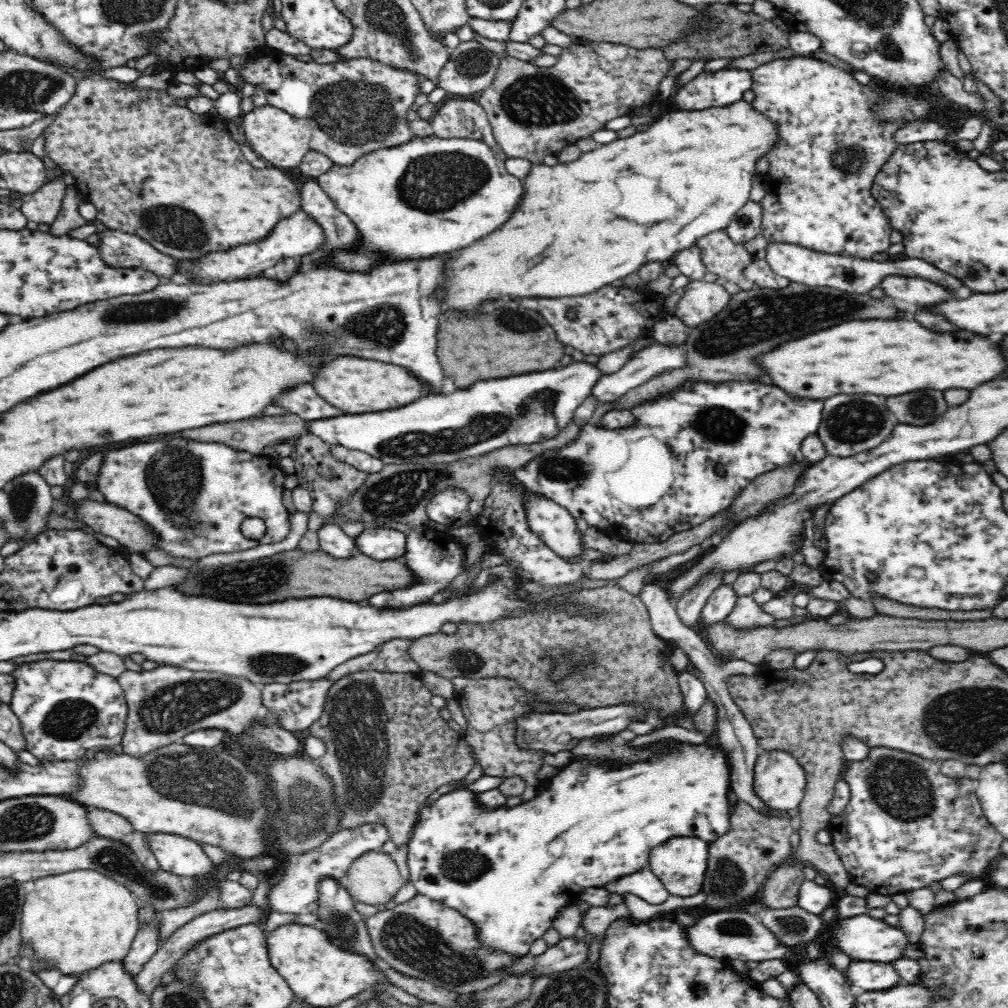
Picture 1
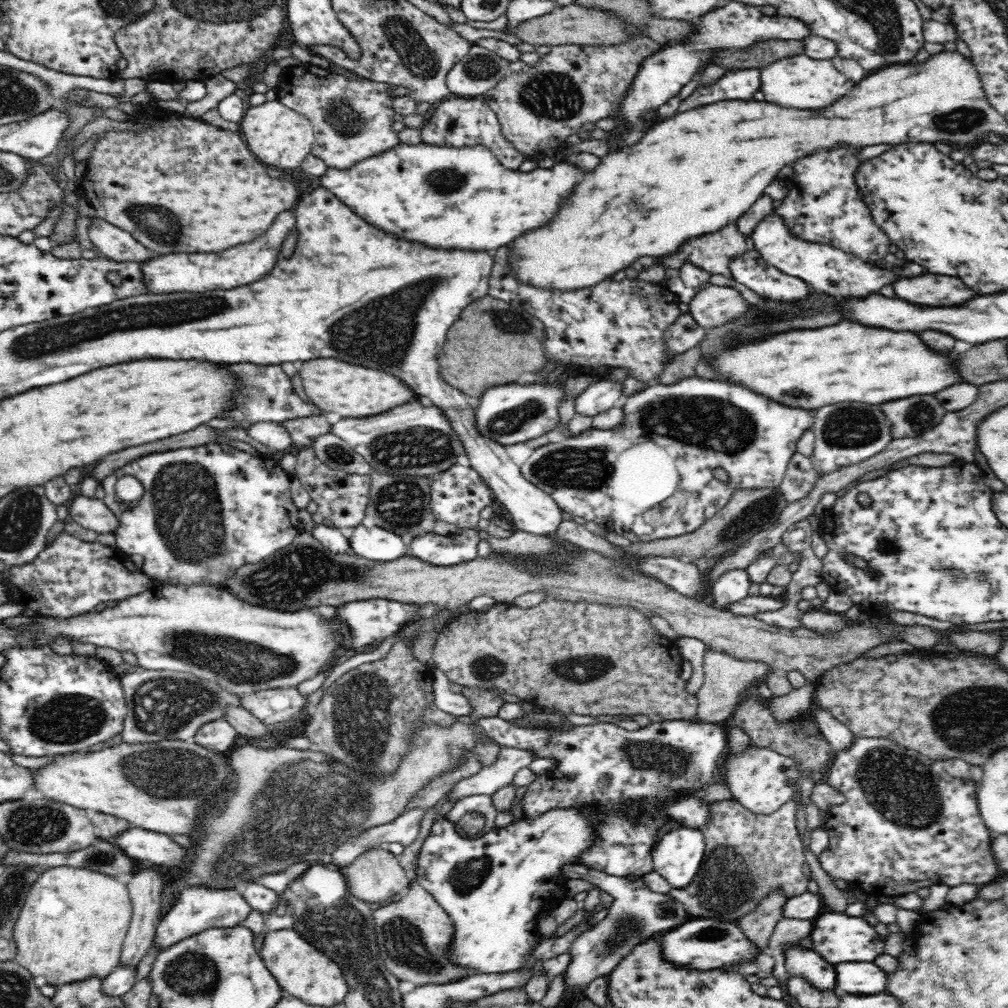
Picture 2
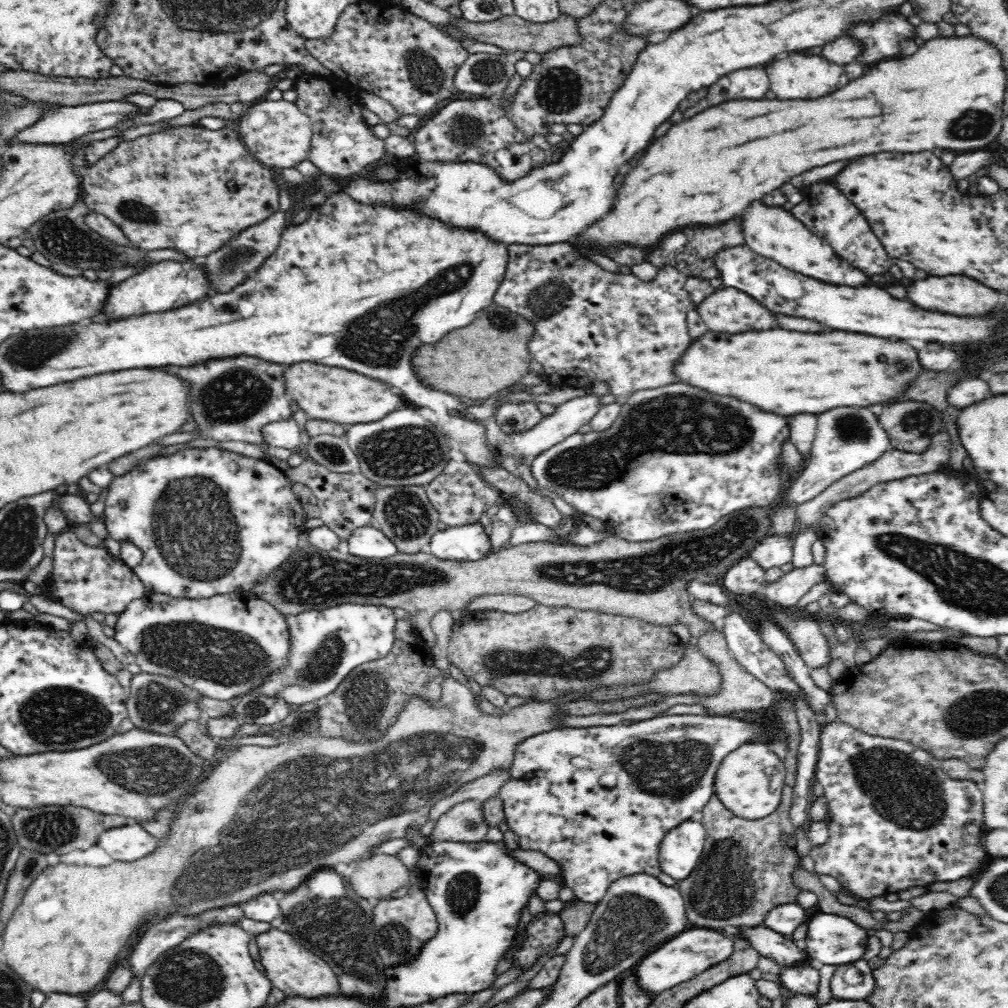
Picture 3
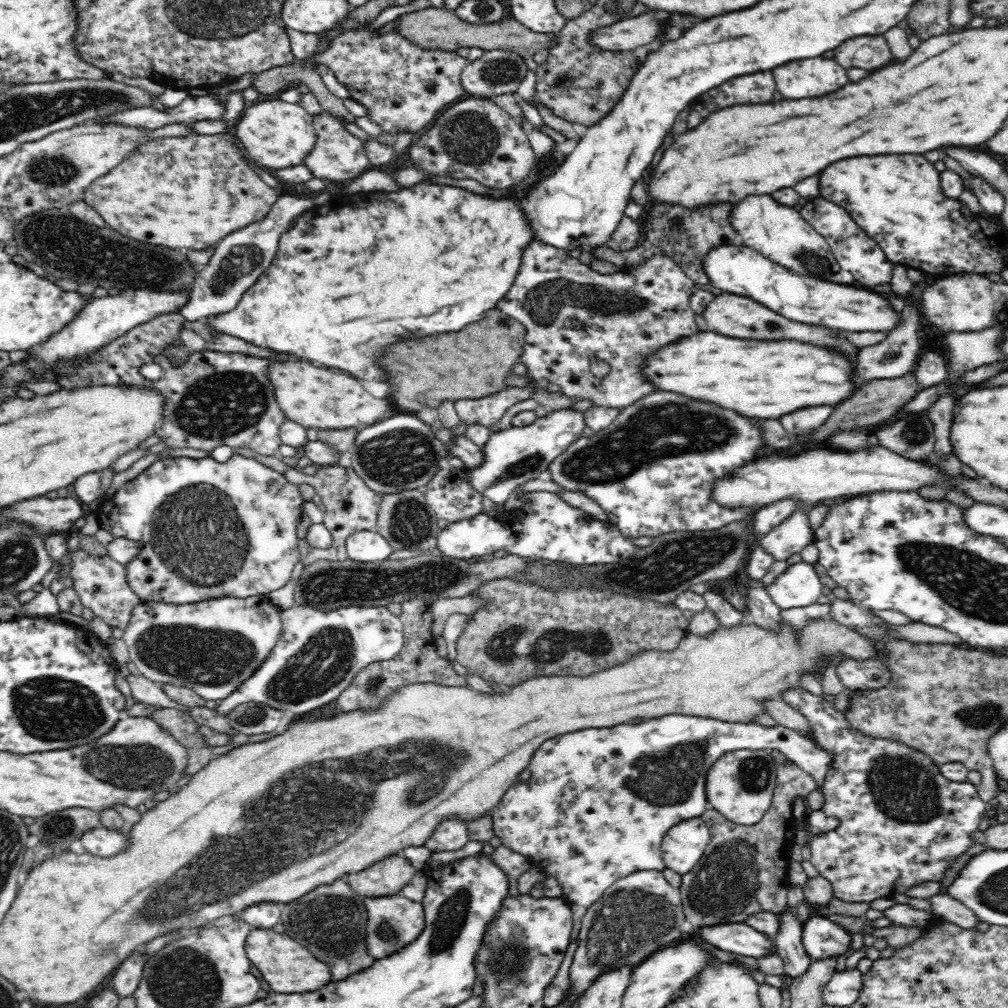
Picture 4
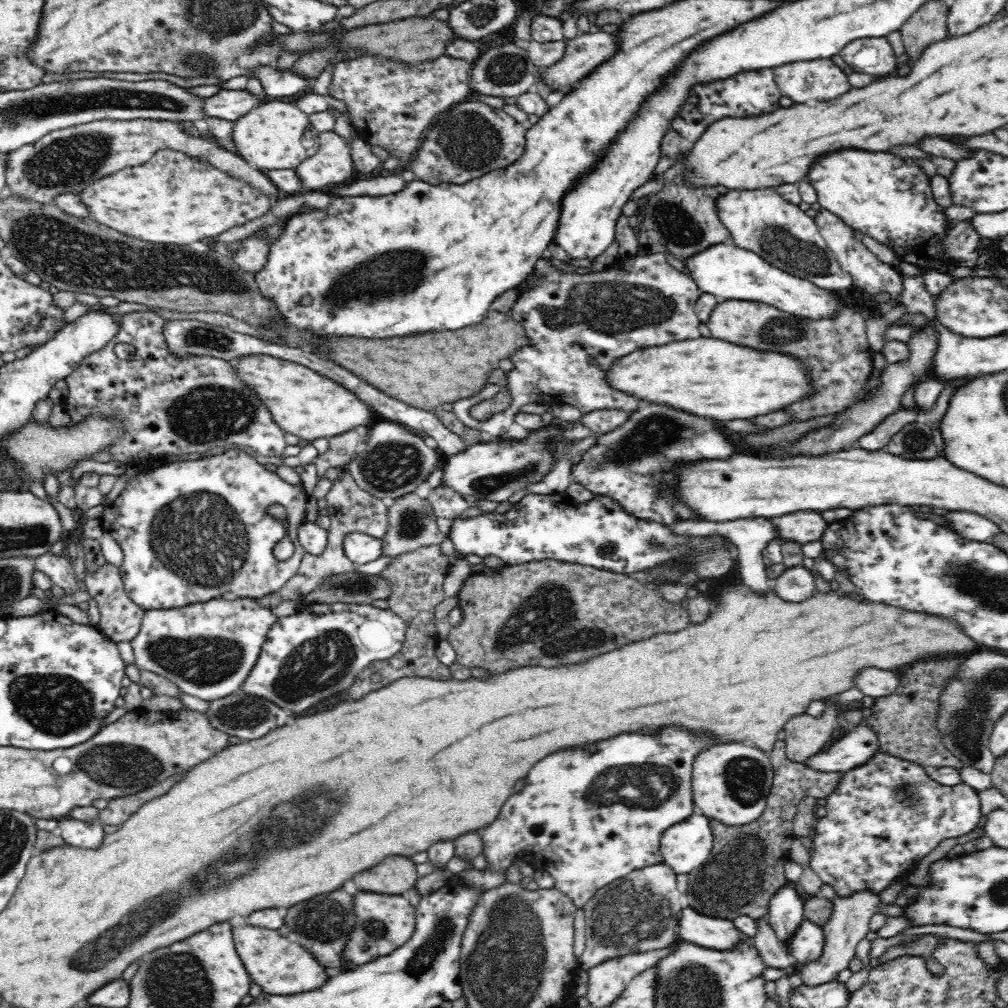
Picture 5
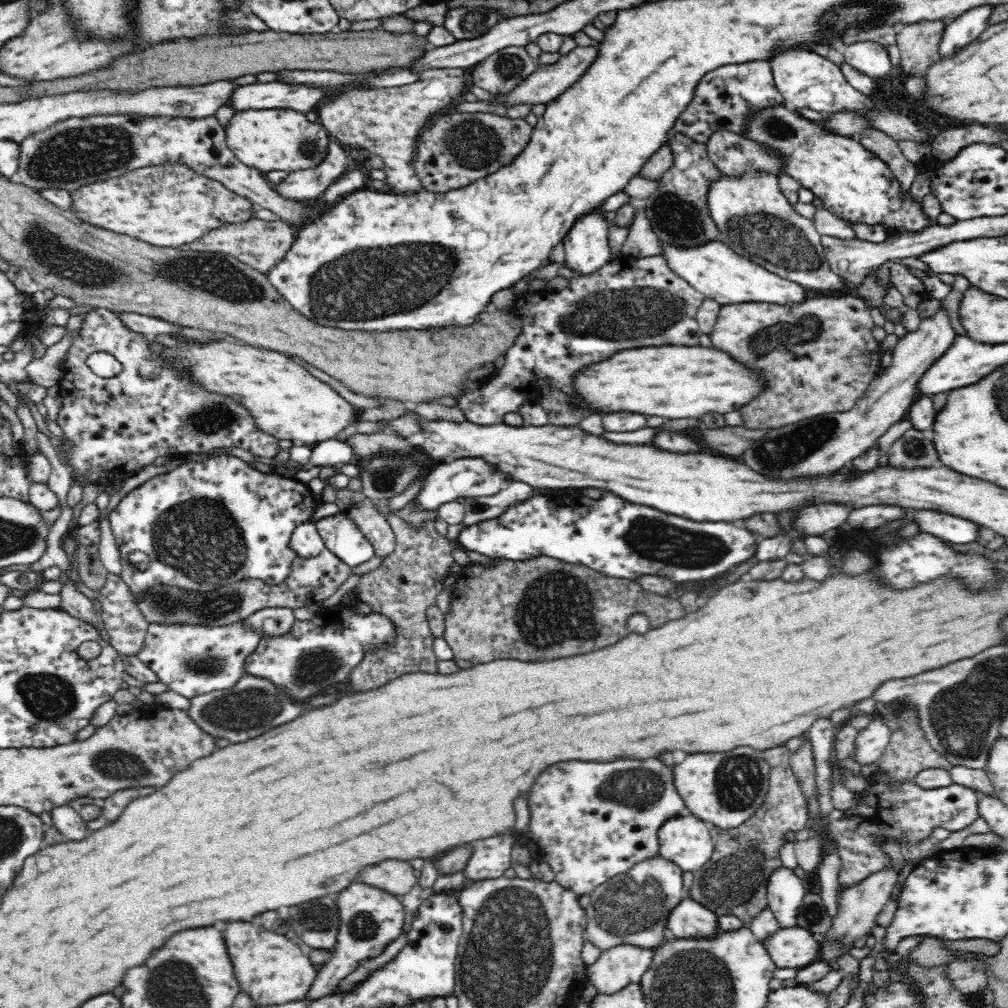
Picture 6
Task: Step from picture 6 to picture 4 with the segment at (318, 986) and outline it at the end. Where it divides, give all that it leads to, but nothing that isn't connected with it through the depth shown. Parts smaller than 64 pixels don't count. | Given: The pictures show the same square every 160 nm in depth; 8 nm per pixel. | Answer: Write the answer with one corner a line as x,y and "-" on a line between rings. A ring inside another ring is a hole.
401,894
388,897
368,897
364,900
366,907
366,951
374,960
390,956
416,940
424,930
424,909
418,903

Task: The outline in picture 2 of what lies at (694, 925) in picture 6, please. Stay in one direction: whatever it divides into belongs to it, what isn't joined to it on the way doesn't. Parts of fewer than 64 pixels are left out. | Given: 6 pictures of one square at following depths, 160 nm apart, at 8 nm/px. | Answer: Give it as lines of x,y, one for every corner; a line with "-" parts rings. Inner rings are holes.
800,945
784,948
784,966
790,976
799,976
824,990
835,990
836,971
834,965
826,962
812,948

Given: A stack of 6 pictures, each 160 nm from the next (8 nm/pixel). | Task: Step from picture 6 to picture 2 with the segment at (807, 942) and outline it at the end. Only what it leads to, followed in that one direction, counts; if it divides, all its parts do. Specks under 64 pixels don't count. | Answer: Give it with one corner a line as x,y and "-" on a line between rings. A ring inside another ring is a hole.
825,910
813,920
809,938
812,942
811,948
833,965
843,962
872,962
884,952
885,940
880,939
876,929
865,918
832,910

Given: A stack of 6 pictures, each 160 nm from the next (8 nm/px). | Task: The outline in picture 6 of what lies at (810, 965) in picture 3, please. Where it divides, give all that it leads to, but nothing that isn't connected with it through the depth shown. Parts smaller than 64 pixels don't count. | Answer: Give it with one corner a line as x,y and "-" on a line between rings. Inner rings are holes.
778,866
770,874
767,885
767,903
781,928
796,927
797,910
806,896
804,882
792,868

